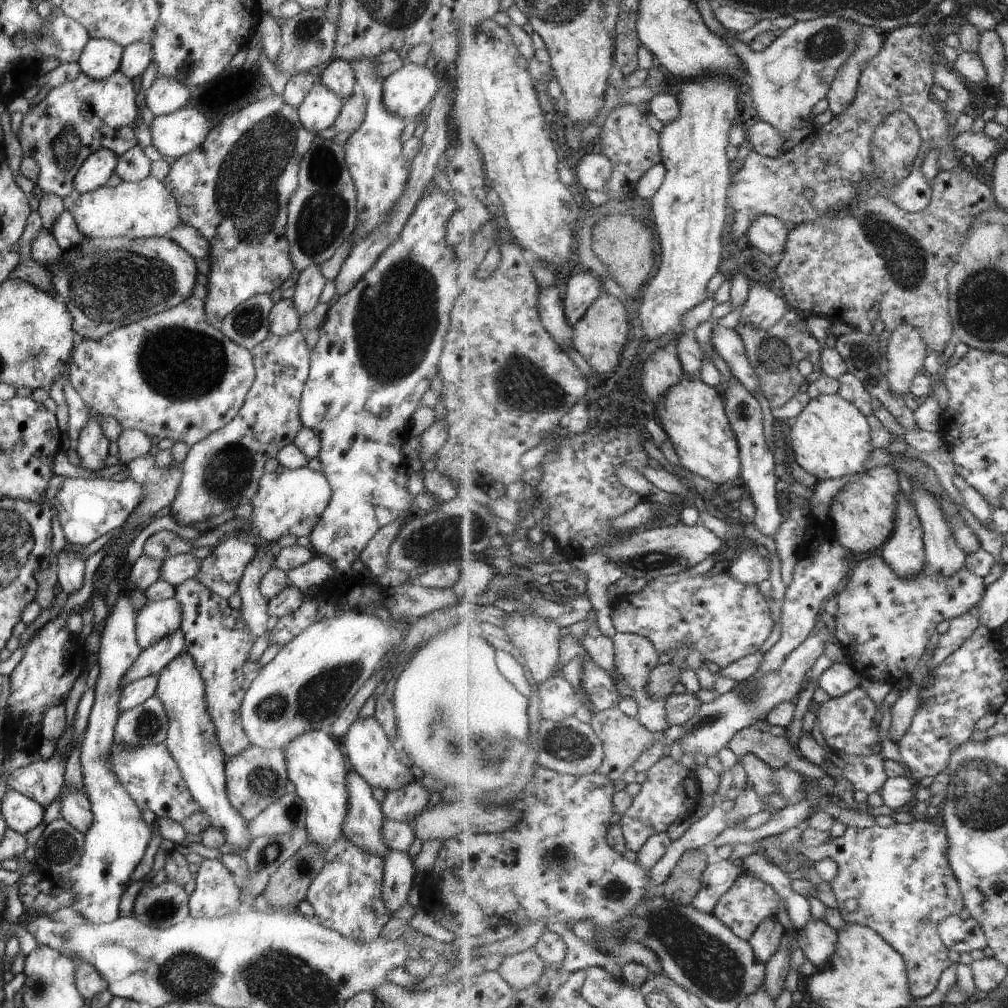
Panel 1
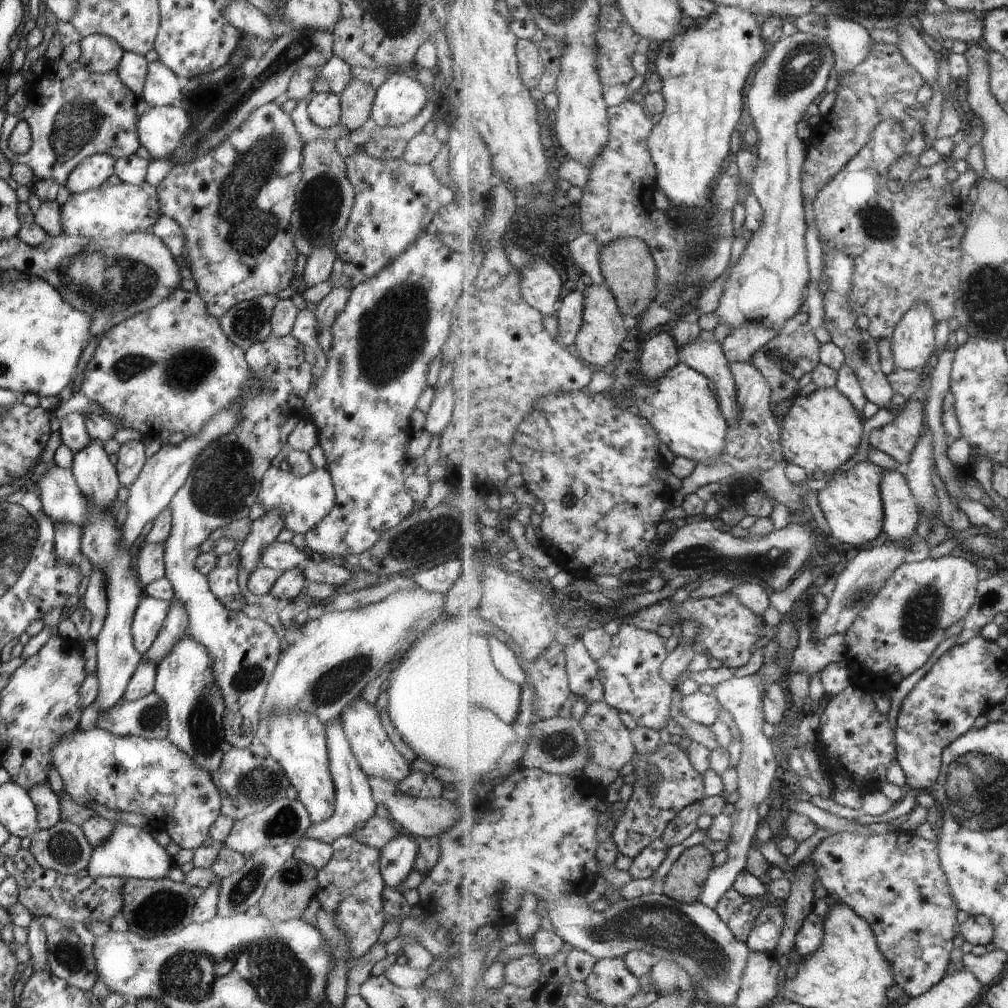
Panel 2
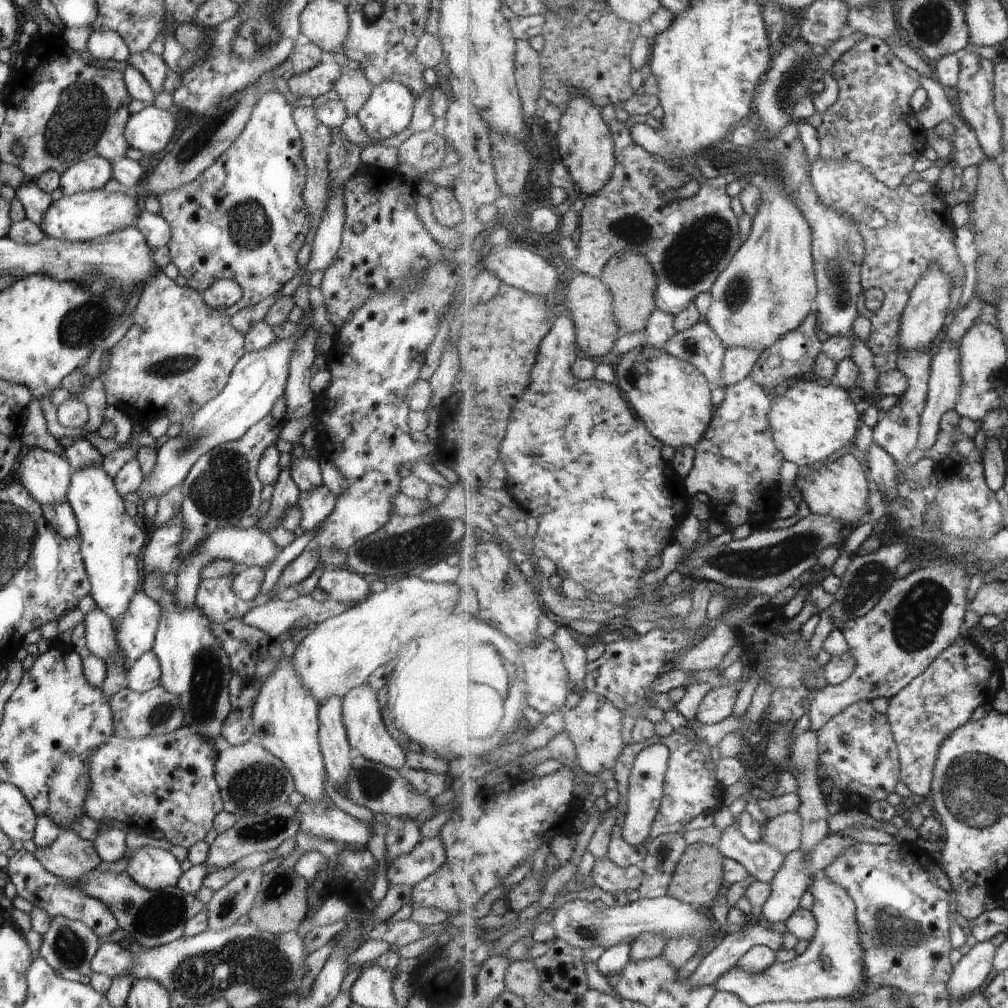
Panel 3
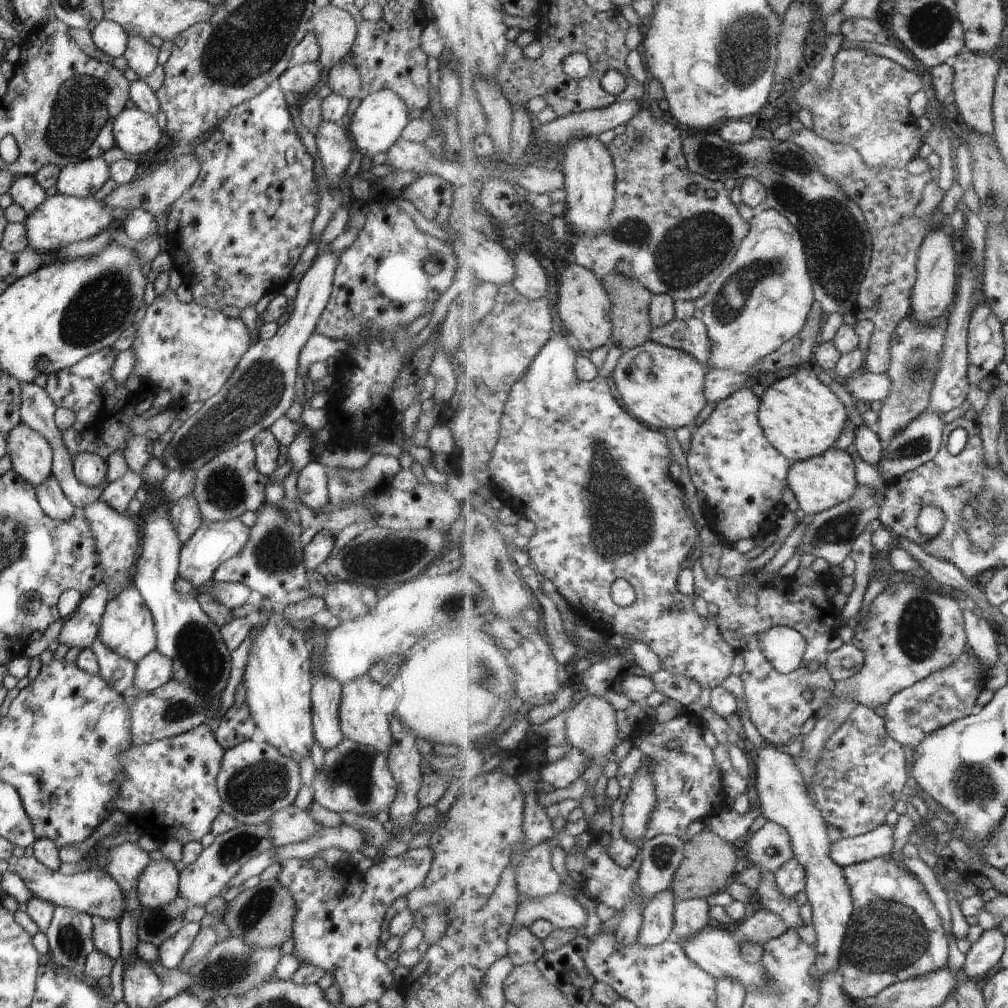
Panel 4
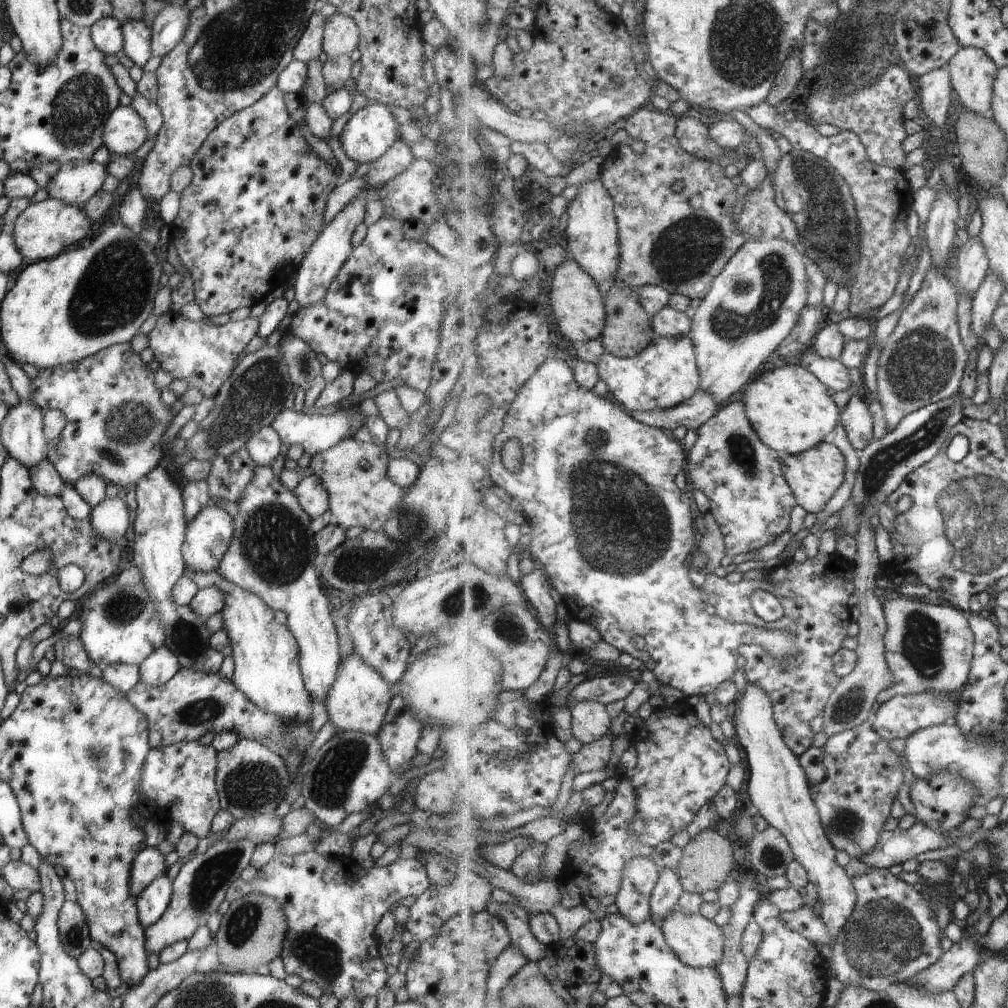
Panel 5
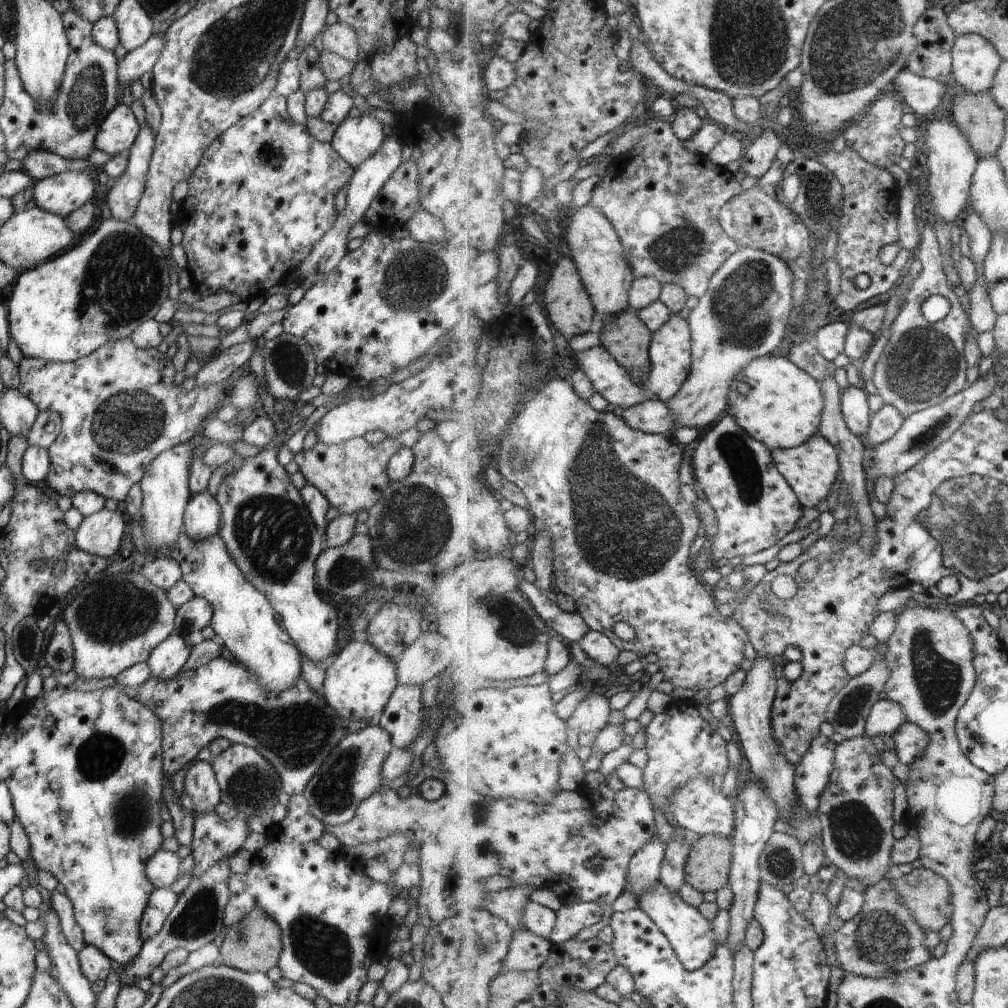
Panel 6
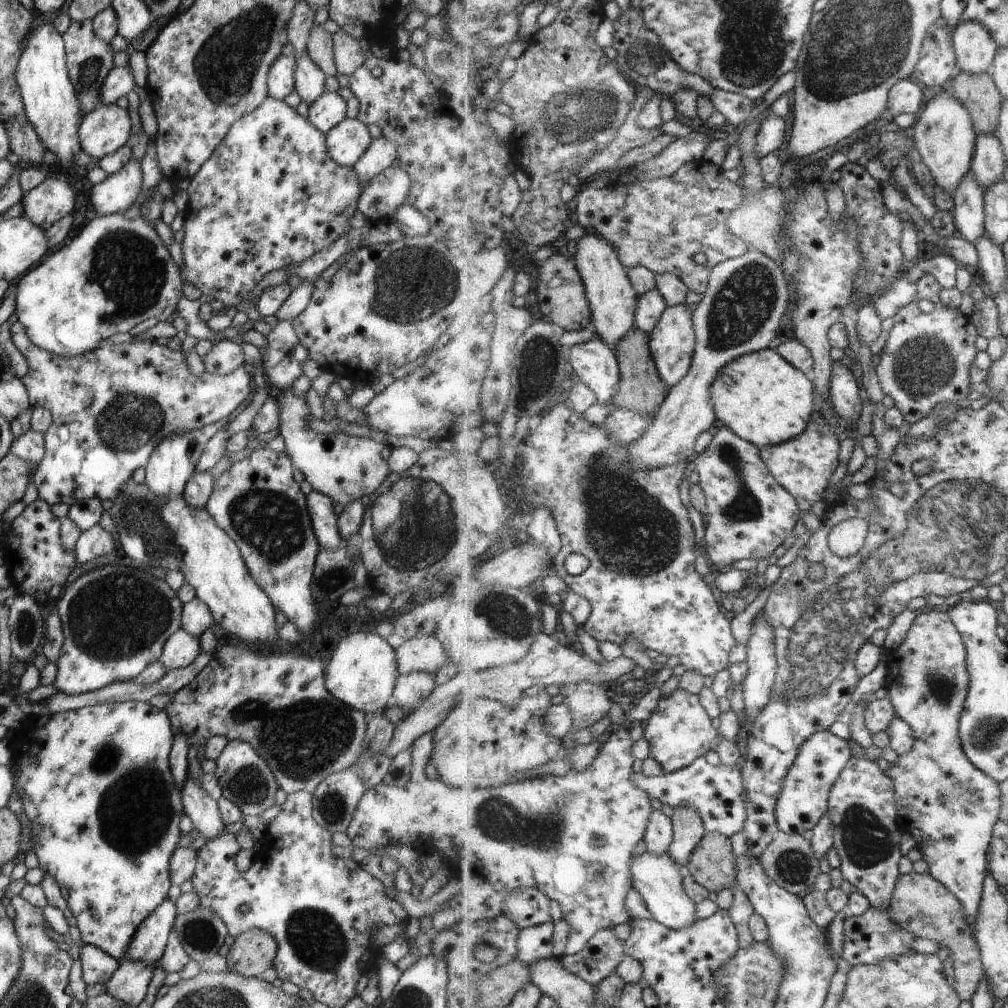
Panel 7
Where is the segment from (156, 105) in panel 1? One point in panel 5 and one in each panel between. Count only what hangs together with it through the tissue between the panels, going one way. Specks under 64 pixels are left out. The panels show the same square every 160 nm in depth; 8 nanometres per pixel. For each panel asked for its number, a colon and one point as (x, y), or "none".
2: (161, 86)
3: (150, 66)
4: (141, 57)
5: (136, 45)

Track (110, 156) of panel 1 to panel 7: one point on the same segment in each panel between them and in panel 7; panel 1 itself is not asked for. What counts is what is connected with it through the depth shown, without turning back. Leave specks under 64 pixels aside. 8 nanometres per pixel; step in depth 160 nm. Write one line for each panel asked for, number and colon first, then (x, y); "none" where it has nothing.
2: (92, 172)
3: (90, 174)
4: (85, 178)
5: (75, 182)
6: (61, 193)
7: (54, 198)

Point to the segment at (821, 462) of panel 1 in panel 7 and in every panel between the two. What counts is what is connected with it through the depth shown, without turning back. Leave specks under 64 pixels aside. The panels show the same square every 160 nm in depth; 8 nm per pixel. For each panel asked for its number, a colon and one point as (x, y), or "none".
2: (823, 430)
3: (810, 421)
4: (802, 418)
5: (789, 408)
6: (784, 408)
7: (763, 398)

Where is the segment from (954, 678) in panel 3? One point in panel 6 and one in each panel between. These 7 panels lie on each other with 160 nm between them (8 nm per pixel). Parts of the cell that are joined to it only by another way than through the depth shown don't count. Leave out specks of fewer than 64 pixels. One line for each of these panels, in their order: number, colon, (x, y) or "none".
4: (945, 697)
5: (902, 716)
6: (887, 717)

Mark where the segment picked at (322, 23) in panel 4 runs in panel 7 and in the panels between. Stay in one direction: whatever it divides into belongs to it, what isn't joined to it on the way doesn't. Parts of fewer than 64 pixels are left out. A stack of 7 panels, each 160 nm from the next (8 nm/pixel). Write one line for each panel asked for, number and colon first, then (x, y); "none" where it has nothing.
5: (340, 36)
6: (337, 38)
7: (348, 54)

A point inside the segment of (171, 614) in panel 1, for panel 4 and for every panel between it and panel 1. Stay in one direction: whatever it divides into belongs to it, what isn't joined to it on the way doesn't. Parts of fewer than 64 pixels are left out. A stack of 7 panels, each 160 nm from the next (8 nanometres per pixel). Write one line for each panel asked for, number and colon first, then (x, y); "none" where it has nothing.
2: (148, 615)
3: (134, 635)
4: (126, 626)

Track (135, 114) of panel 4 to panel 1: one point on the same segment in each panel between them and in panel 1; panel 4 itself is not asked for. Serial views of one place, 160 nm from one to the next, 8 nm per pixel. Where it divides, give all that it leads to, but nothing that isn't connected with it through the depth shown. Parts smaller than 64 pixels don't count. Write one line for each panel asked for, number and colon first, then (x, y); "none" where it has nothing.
1: (173, 134)
2: (159, 130)
3: (149, 130)

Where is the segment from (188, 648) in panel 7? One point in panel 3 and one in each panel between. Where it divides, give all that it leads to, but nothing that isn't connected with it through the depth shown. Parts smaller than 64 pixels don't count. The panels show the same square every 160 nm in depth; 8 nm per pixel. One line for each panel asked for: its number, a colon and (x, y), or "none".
3: (142, 674)
4: (153, 670)
5: (160, 665)
6: (166, 659)

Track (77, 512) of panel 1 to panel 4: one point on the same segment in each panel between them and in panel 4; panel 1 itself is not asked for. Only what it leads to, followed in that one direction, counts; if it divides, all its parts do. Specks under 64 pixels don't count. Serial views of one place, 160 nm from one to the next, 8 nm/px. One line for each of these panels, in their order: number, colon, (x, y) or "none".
2: (60, 498)
3: (46, 477)
4: (31, 457)

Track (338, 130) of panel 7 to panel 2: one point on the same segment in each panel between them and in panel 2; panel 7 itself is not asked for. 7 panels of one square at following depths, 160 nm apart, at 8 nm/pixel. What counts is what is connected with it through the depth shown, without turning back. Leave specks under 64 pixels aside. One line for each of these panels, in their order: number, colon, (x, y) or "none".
2: (397, 100)
3: (389, 108)
4: (378, 122)
5: (369, 133)
6: (355, 139)

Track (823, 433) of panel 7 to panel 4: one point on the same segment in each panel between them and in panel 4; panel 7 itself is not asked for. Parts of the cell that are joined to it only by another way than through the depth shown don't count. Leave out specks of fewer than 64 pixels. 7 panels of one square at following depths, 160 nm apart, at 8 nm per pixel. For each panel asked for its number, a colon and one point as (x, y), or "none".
4: (818, 484)
5: (814, 476)
6: (811, 470)

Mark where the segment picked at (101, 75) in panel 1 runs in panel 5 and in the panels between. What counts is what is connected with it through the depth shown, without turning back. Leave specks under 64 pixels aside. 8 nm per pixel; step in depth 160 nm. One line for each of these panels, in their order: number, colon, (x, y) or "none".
2: (98, 53)
3: (106, 45)
4: (108, 37)
5: (106, 35)

